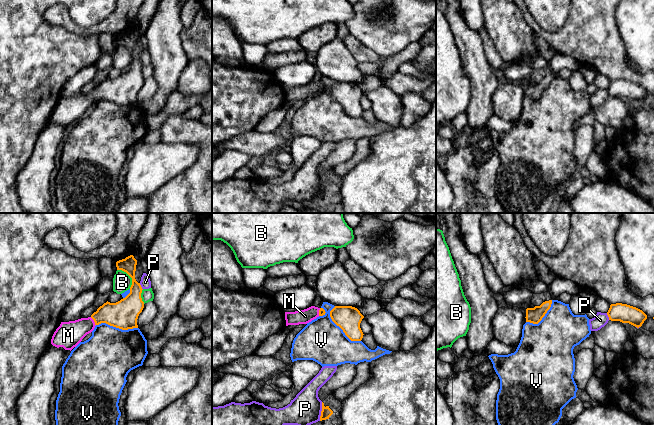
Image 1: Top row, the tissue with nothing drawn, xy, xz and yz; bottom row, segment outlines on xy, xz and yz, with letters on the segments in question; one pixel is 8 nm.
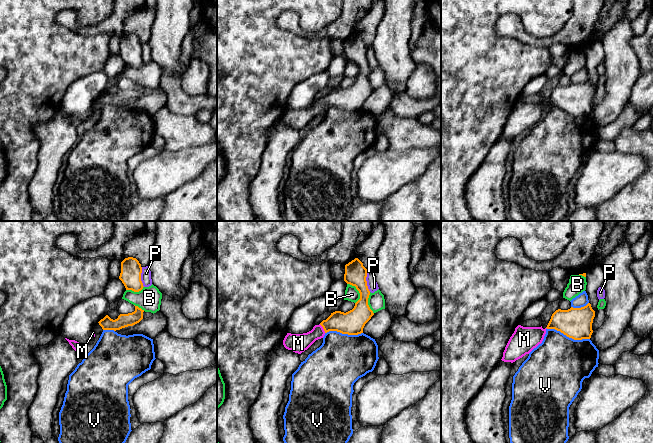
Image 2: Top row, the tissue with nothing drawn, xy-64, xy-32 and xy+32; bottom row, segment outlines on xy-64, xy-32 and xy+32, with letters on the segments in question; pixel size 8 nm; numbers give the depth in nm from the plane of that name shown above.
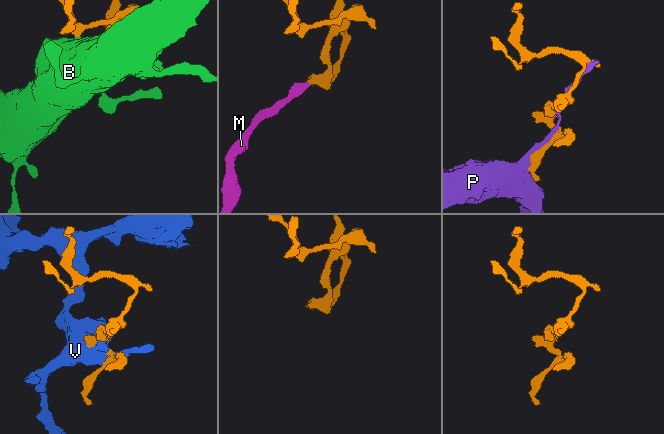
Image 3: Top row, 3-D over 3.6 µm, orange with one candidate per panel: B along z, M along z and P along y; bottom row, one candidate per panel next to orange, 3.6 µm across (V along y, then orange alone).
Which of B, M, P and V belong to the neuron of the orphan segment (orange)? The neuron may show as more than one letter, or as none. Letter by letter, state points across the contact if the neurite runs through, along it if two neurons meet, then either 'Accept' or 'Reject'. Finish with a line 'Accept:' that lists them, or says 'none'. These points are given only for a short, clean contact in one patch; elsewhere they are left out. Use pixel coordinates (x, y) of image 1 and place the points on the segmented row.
B: Reject
M: Path across: xy (123, 314), (104, 314), (94, 321), (68, 335). Accept
P: Reject
V: Reject
Accept: M

